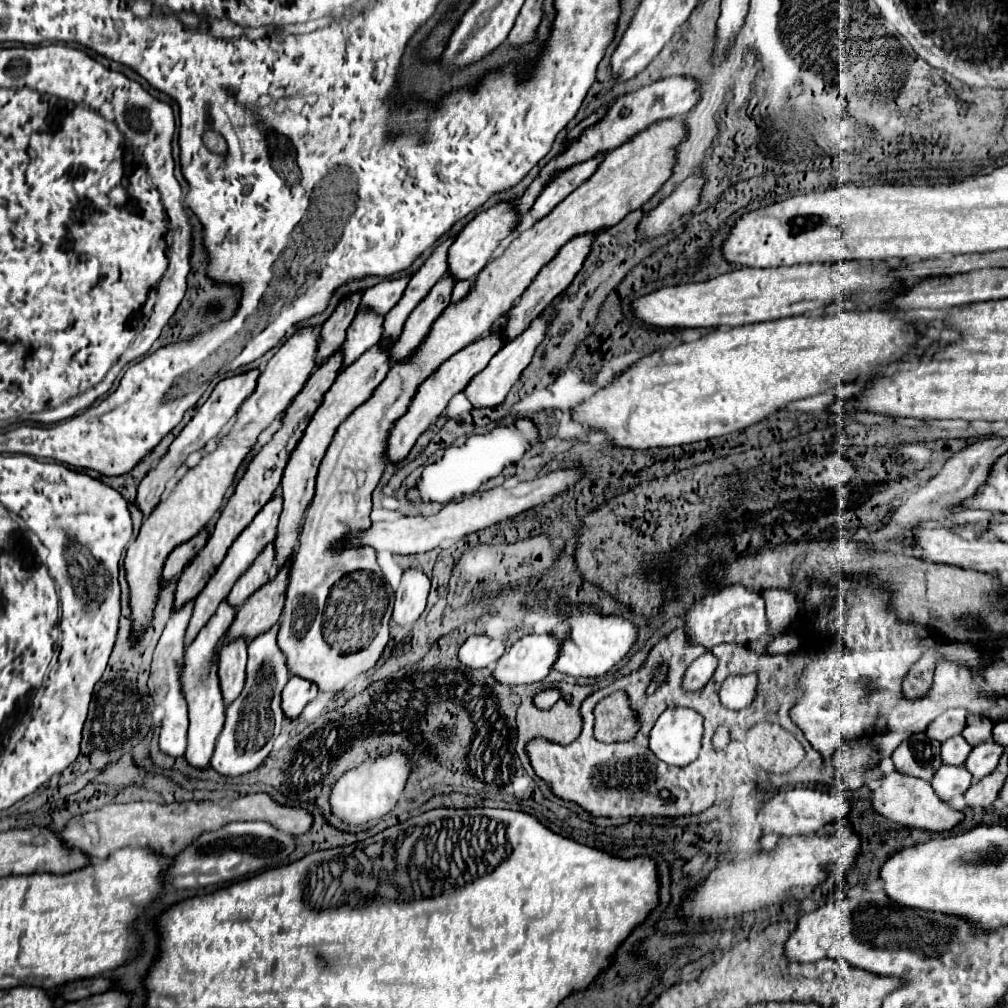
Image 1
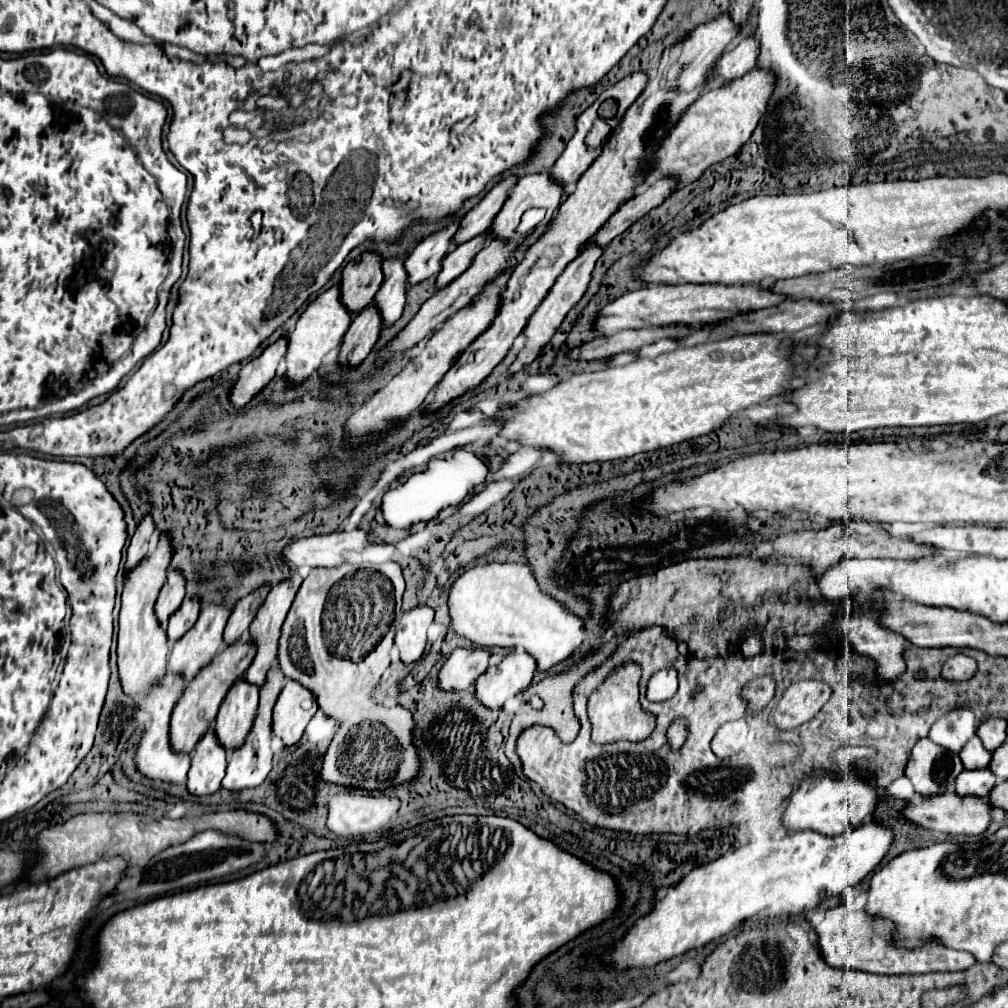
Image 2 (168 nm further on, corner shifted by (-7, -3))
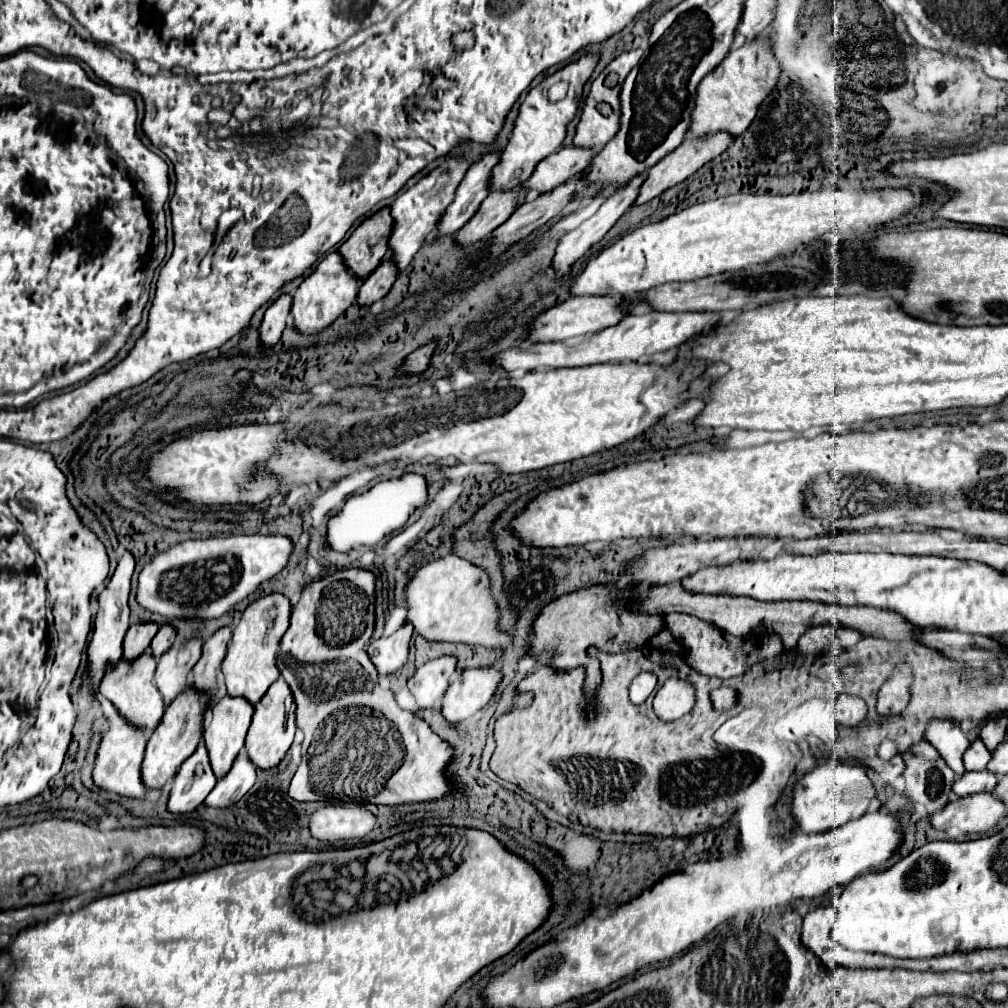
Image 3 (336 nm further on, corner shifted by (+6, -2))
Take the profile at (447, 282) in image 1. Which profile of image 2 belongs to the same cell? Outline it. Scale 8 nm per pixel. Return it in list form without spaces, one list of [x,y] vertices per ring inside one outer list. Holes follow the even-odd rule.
[[[482,232],[480,236],[474,236],[472,240],[468,240],[466,244],[458,244],[444,260],[442,260],[442,272],[438,274],[438,288],[450,284],[450,280],[458,278],[474,260],[474,256],[486,246],[486,242],[490,240],[488,232]]]

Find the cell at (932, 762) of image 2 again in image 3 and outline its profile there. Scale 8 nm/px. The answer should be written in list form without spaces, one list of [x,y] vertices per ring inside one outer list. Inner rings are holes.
[[[927,741],[915,743],[909,751],[903,753],[905,761],[905,795],[921,803],[929,813],[939,811],[951,799],[949,791],[955,779],[955,773],[949,771],[949,765],[941,759],[935,747]]]

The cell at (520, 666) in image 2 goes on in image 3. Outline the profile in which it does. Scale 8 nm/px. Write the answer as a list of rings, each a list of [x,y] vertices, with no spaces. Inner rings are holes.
[[[495,667],[461,671],[443,697],[441,711],[445,719],[449,723],[461,723],[479,709],[483,709],[499,689],[501,679],[503,673]]]

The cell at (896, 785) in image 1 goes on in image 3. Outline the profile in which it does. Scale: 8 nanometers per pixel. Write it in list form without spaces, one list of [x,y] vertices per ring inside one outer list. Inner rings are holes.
[[[977,793],[949,801],[929,817],[929,823],[939,831],[955,827],[963,833],[987,833],[1005,815],[1005,805],[993,793]]]

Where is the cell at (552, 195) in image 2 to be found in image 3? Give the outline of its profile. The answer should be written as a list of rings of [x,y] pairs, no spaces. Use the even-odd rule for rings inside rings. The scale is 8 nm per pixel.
[[[563,147],[563,149],[555,151],[553,155],[545,157],[545,159],[543,159],[543,161],[535,167],[533,175],[531,175],[531,177],[523,183],[525,197],[523,197],[521,201],[525,201],[525,199],[527,199],[527,195],[535,195],[535,197],[539,197],[539,195],[543,195],[543,193],[549,193],[549,191],[553,191],[555,187],[559,187],[561,183],[567,183],[567,179],[573,179],[573,175],[583,173],[583,171],[589,167],[589,163],[591,163],[593,153],[595,153],[595,151],[589,151],[589,149],[579,149],[579,147]]]

